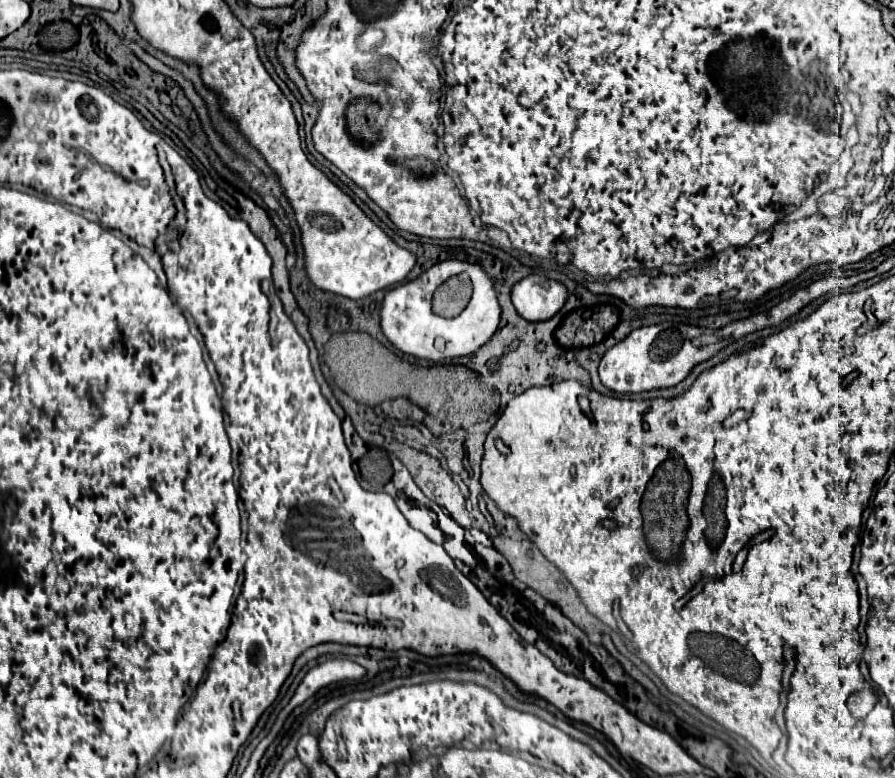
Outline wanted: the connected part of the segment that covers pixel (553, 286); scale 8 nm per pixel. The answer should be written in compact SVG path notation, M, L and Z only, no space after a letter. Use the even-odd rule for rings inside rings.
M531 274L511 288L511 302L527 322L543 322L553 318L565 304L567 290L557 280Z

